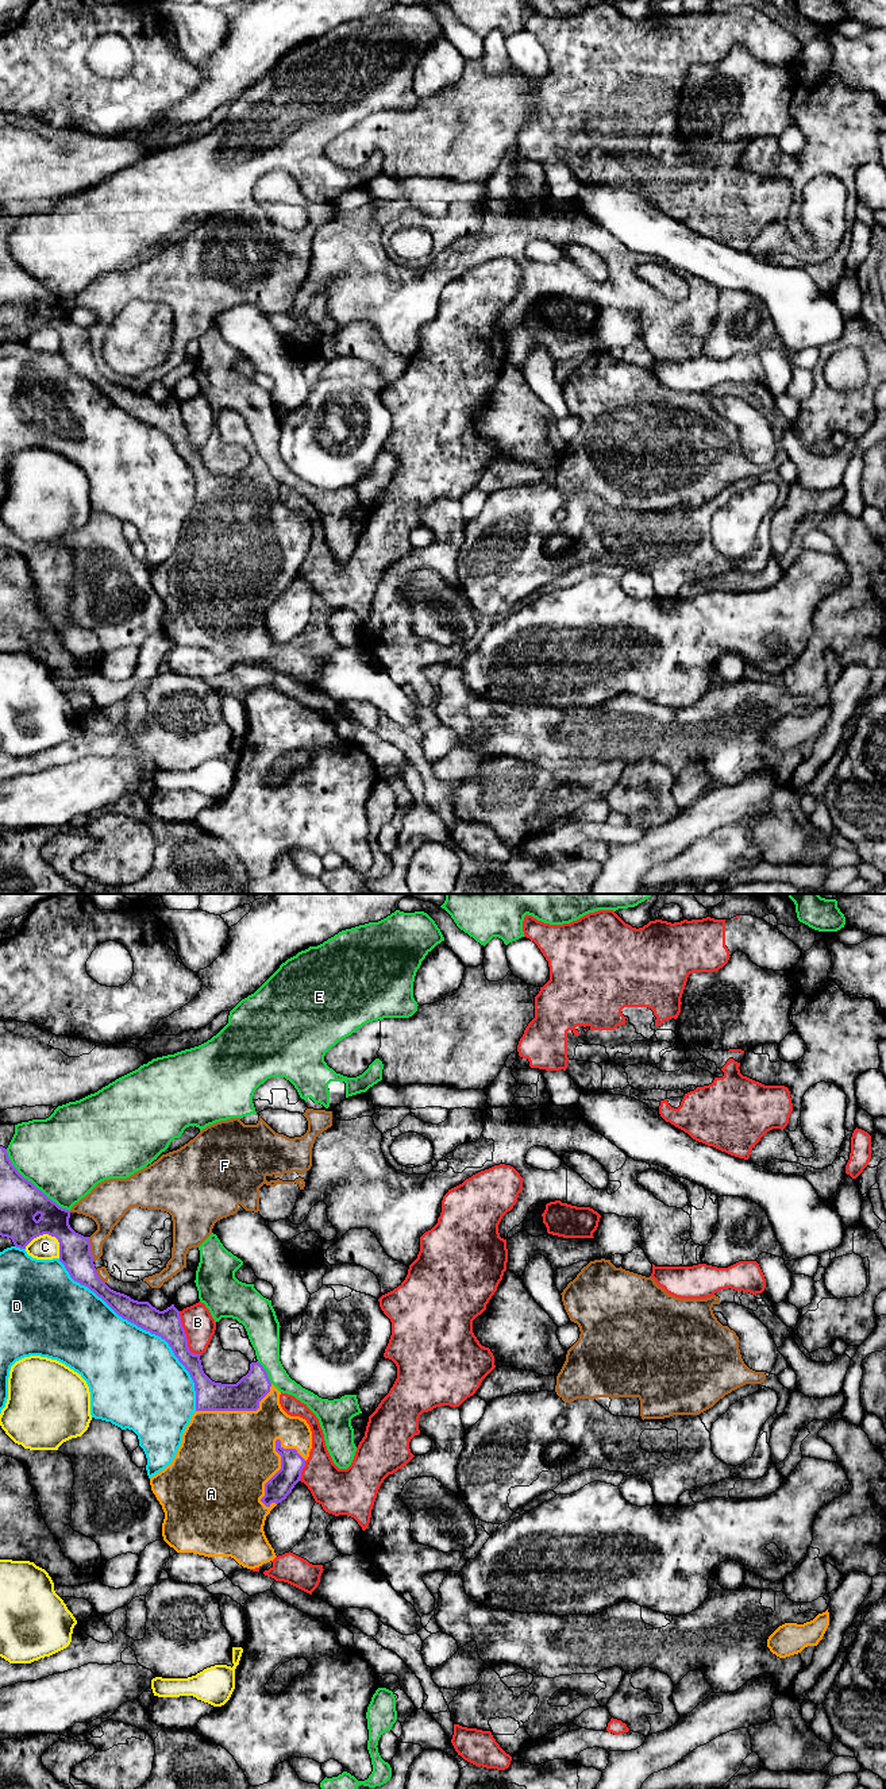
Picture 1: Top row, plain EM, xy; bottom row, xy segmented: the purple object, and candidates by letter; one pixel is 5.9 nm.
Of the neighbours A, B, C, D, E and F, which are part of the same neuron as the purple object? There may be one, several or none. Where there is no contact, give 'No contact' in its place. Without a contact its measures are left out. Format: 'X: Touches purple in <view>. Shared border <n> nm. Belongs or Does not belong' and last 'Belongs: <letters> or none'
A: Touches purple in xy. Shared border 420 nm. Belongs
B: Touches purple in xy. Shared border 300 nm. Does not belong
C: Touches purple in xy. Shared border 220 nm. Does not belong
D: Touches purple in xy. Shared border 1200 nm. Does not belong
E: Touches purple in xy. Shared border 550 nm. Does not belong
F: Touches purple in xy. Shared border 150 nm. Does not belong
Belongs: A

